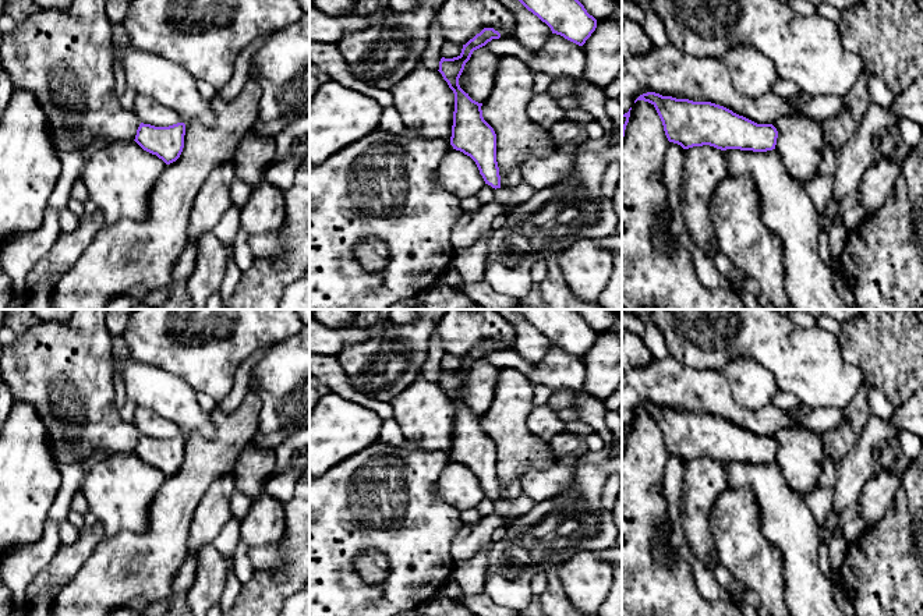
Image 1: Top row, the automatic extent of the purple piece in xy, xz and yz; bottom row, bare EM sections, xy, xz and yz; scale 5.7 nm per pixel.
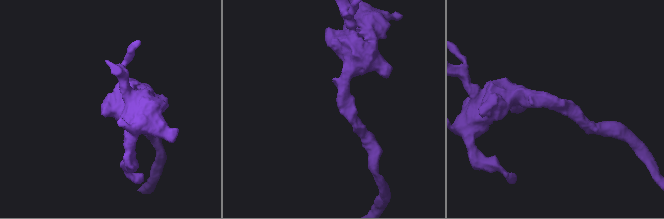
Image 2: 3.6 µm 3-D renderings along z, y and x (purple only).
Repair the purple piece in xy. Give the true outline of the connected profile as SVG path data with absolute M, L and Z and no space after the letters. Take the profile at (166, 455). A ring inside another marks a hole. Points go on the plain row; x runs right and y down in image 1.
M141 435L135 454L146 464L156 467L166 477L176 474L184 460L185 436L177 435L169 439L155 439Z

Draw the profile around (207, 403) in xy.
M195 392L195 396L199 407L206 413L211 413L218 406L218 401L204 392Z

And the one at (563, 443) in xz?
M567 432L555 435L548 443L555 459L560 456L583 457L588 452L584 436Z

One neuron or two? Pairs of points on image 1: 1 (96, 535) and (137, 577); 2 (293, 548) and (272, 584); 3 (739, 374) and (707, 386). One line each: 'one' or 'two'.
1: two
2: one
3: two

